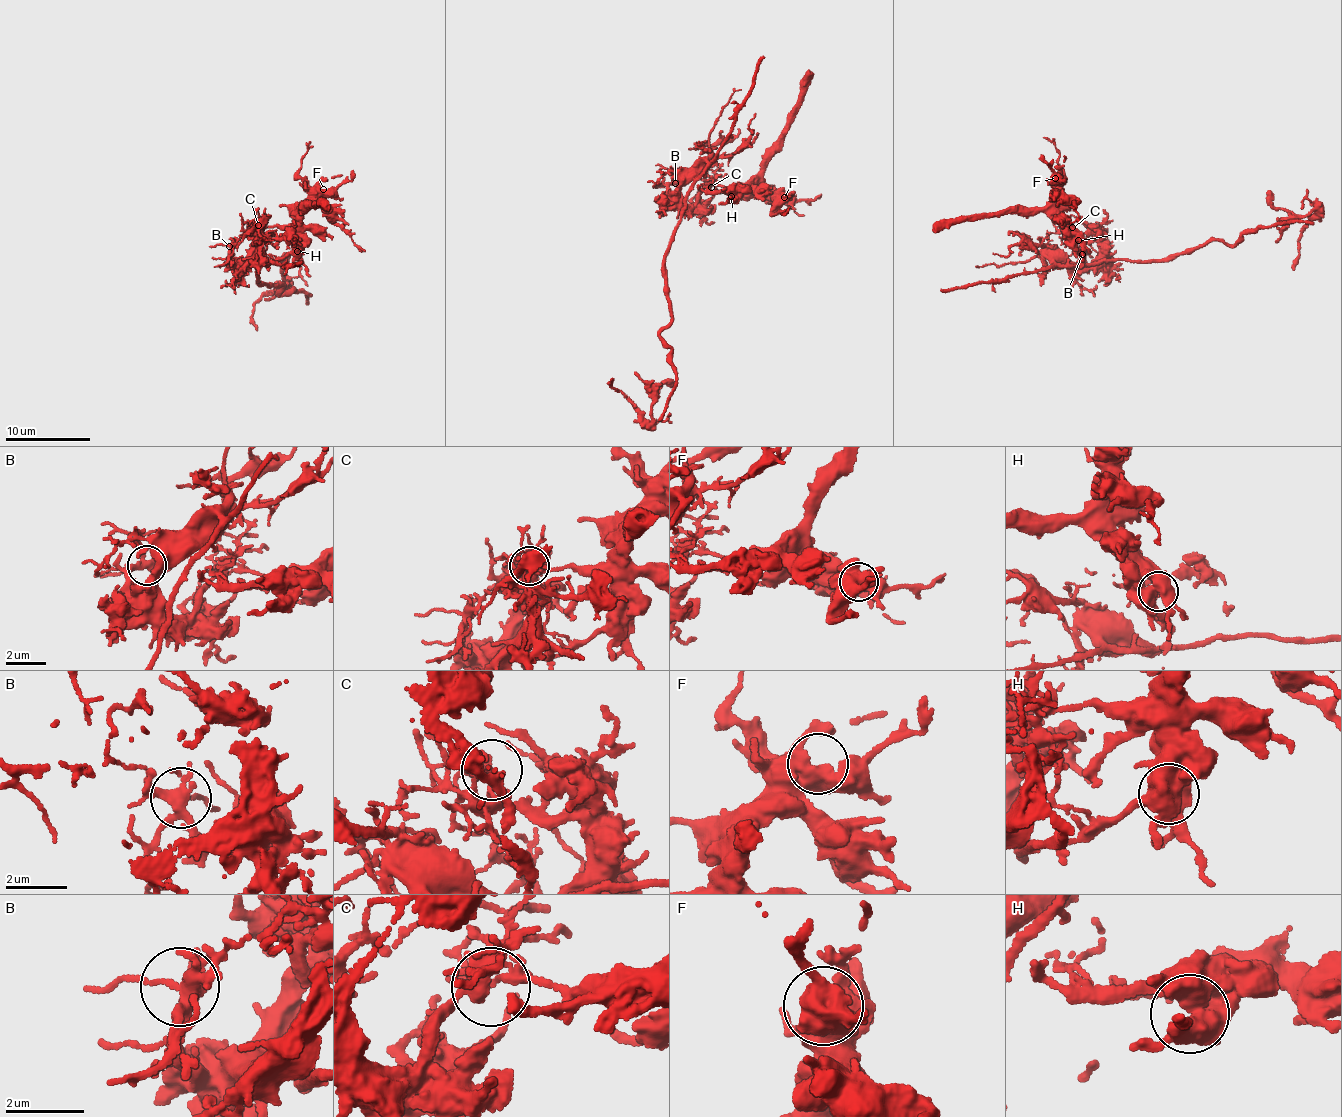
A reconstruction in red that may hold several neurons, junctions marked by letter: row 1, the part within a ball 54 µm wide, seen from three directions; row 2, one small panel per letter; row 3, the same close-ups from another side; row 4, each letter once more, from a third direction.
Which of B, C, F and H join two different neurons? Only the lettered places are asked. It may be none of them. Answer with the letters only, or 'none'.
C

